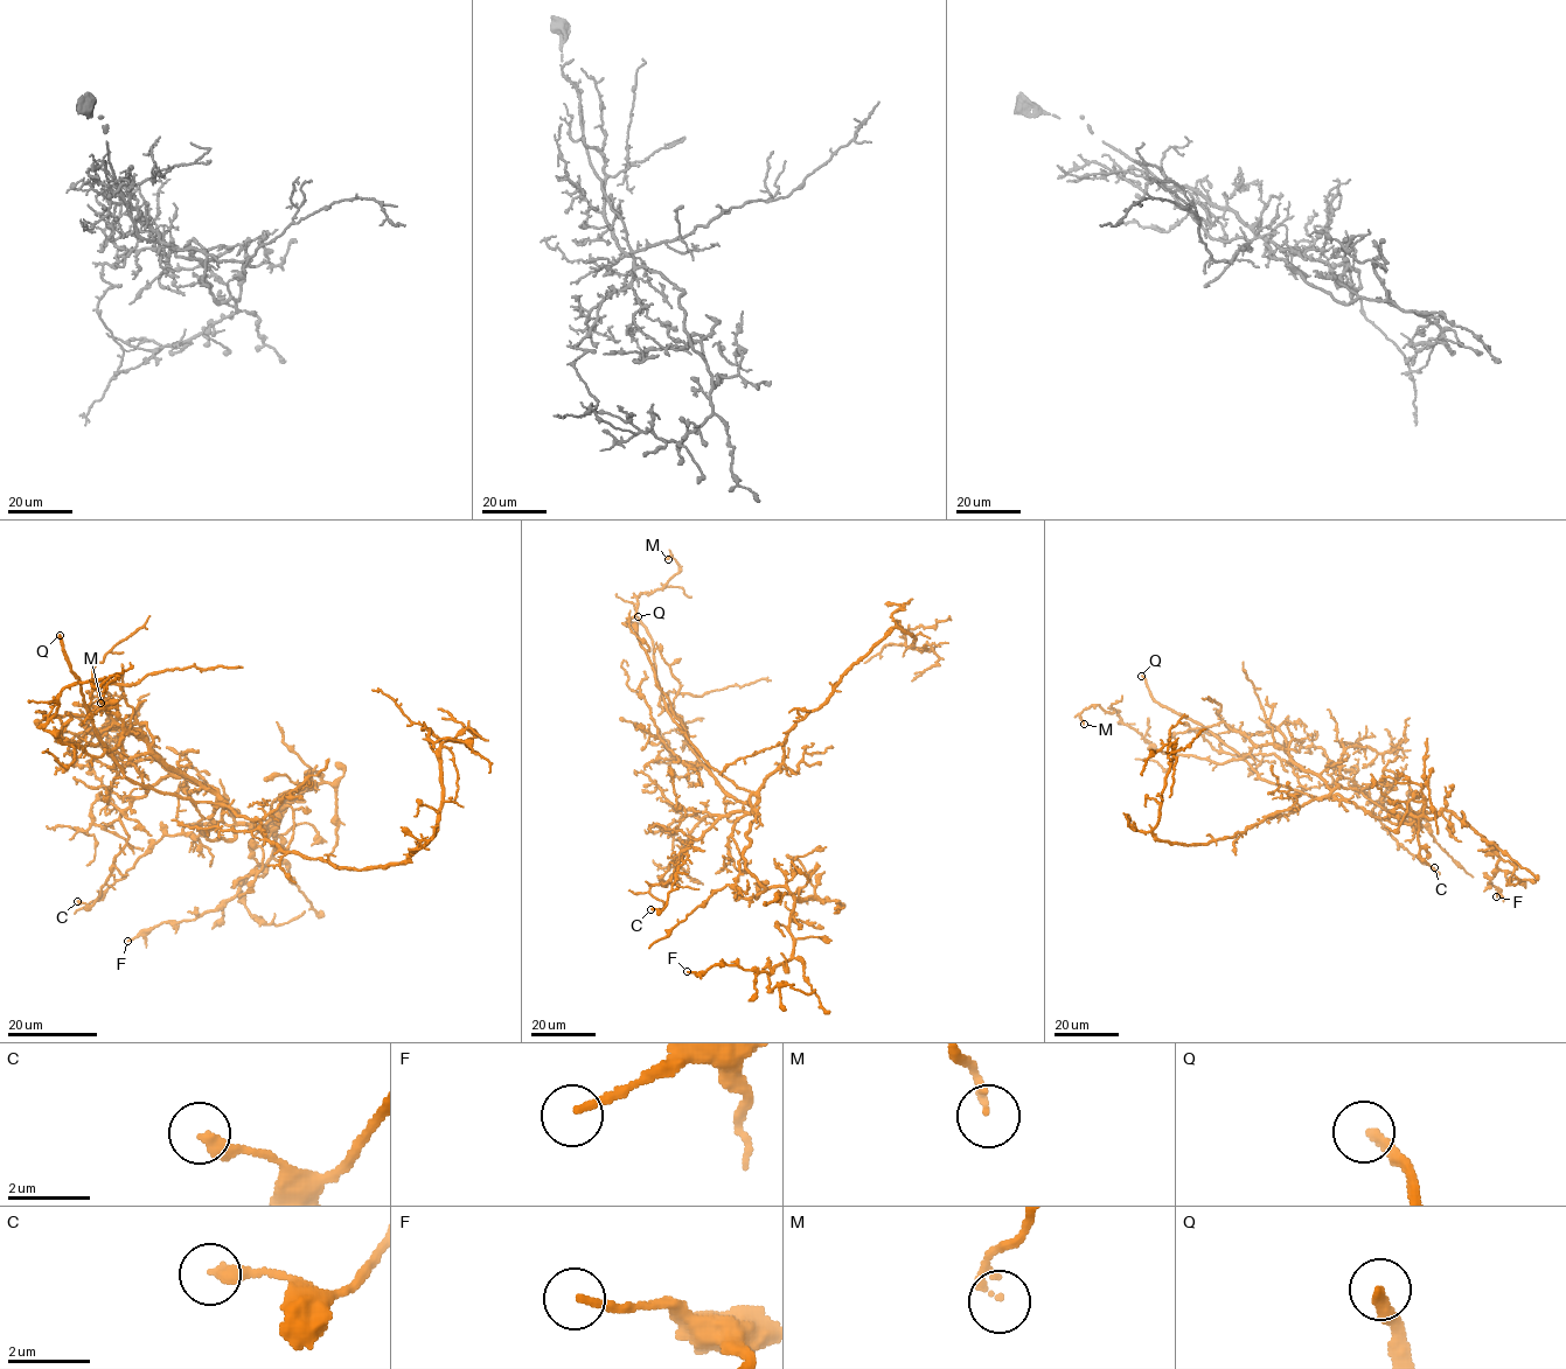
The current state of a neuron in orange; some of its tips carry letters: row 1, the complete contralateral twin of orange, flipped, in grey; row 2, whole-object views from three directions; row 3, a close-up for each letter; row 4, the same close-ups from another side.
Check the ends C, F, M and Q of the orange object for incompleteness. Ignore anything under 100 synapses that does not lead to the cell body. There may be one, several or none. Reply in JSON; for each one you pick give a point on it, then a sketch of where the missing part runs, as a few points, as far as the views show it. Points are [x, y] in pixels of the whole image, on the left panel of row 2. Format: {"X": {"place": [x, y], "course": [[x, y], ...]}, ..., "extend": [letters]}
{"Q": {"place": [60, 635], "course": [[60, 635], [49, 633], [29, 649]]}, "extend": ["Q"]}

